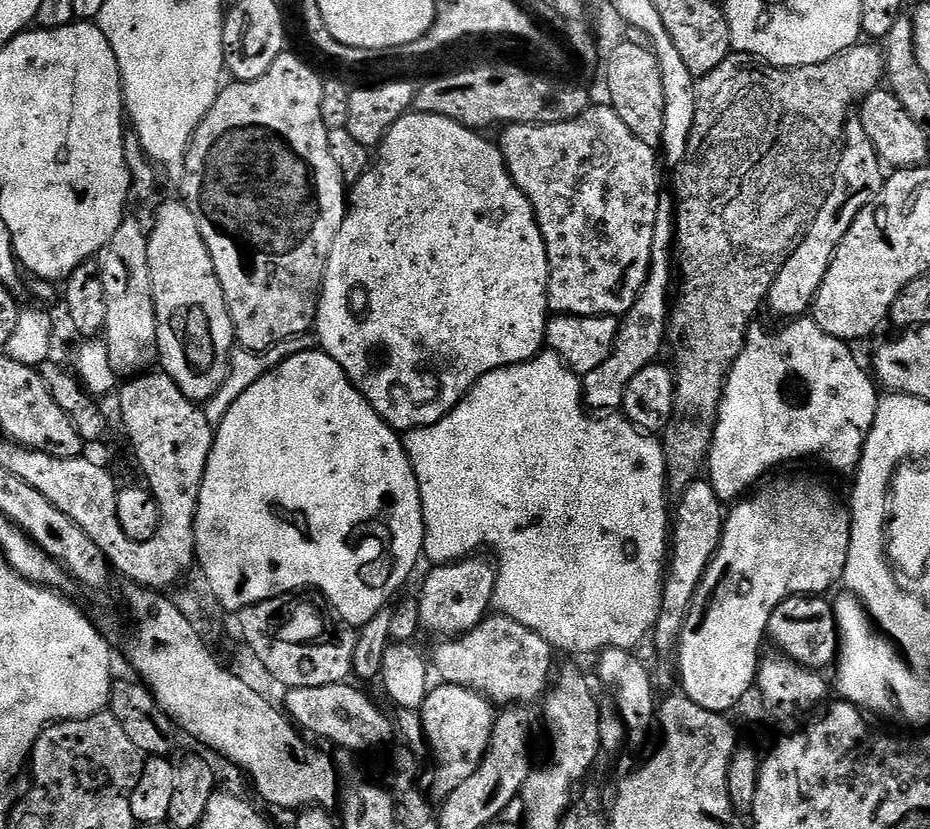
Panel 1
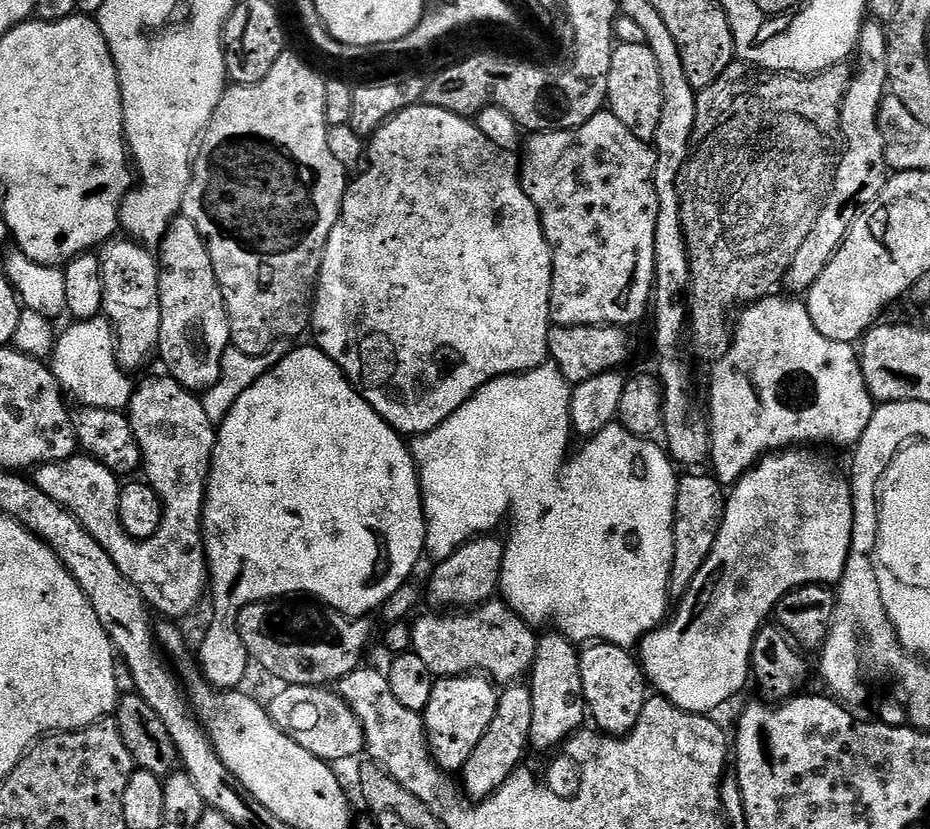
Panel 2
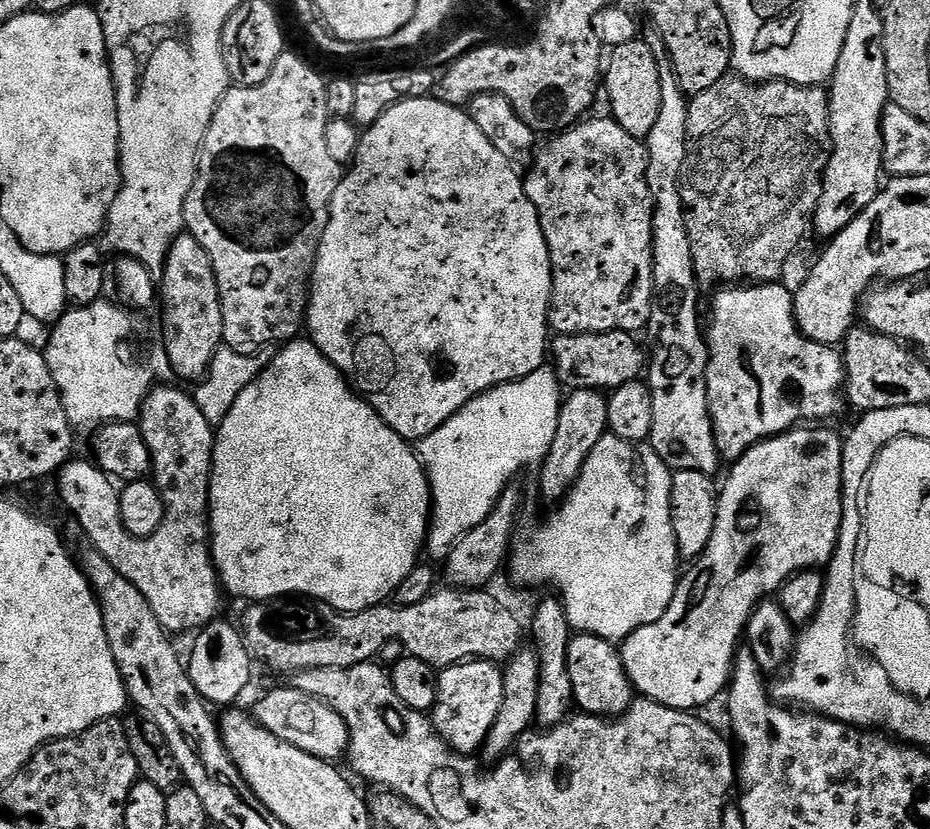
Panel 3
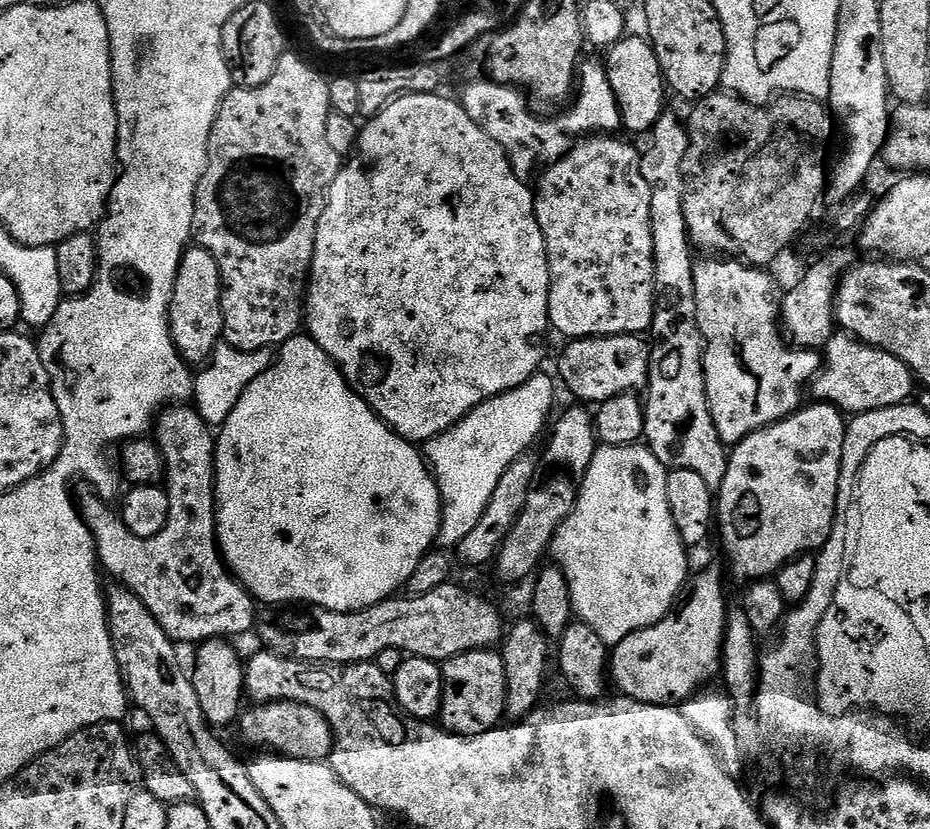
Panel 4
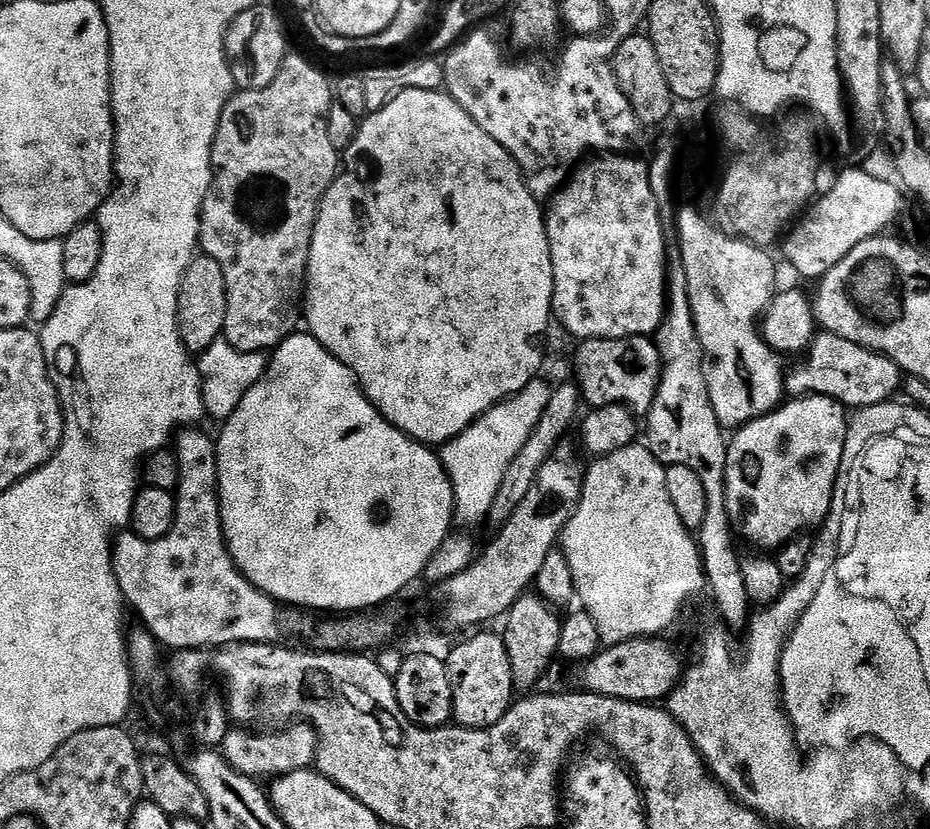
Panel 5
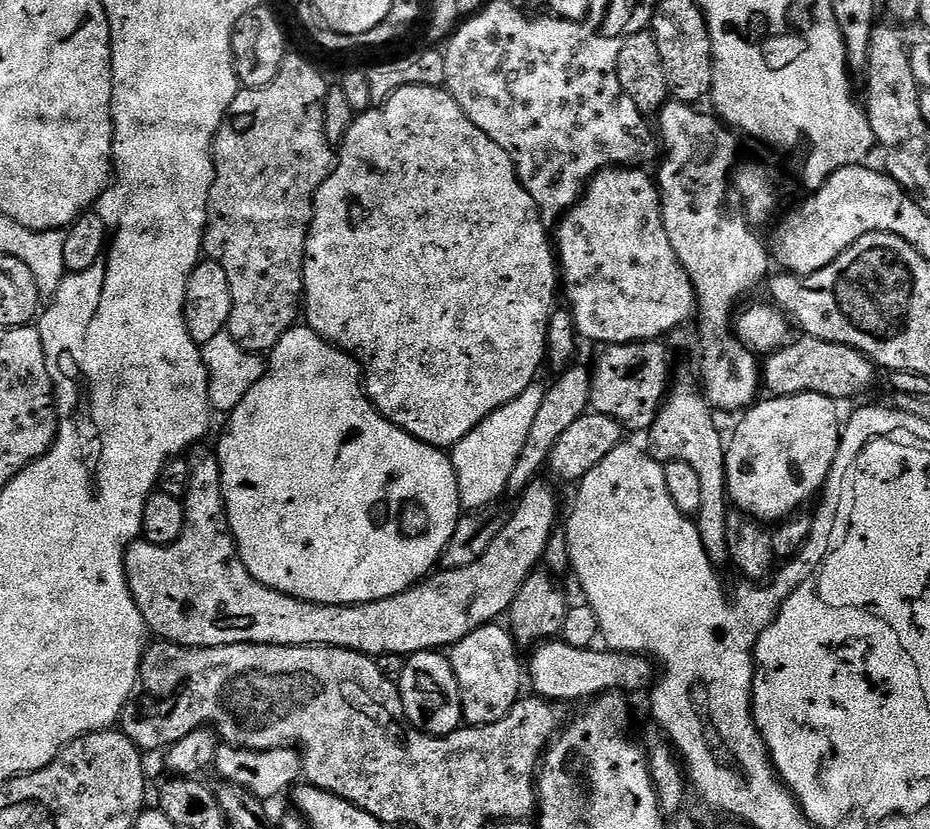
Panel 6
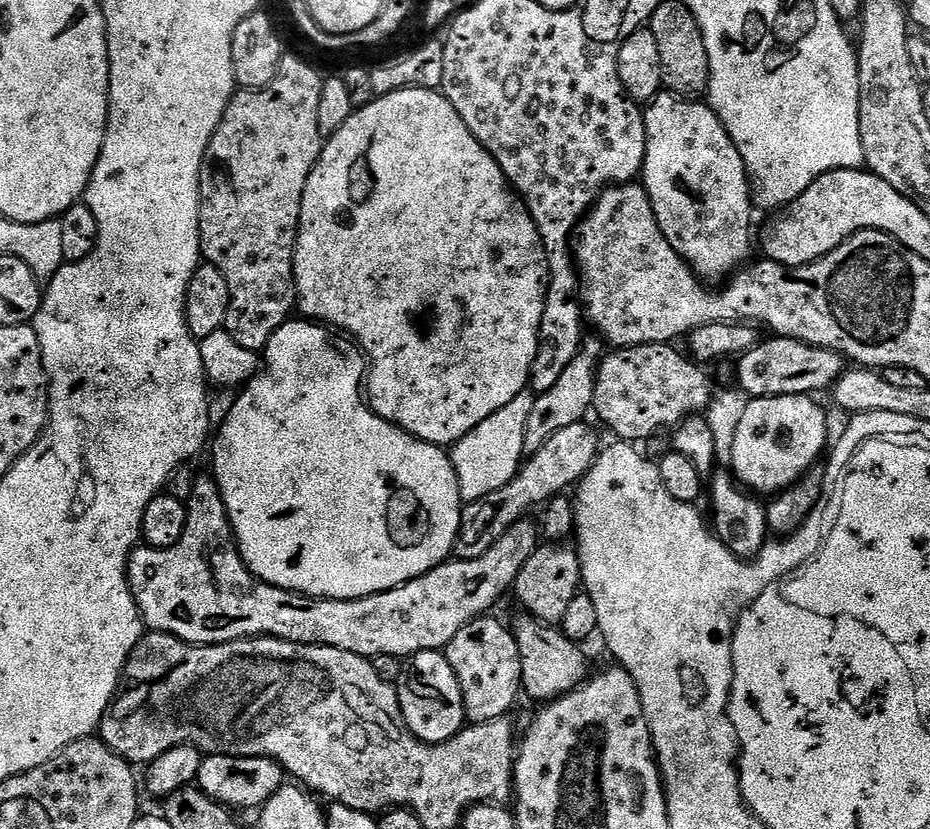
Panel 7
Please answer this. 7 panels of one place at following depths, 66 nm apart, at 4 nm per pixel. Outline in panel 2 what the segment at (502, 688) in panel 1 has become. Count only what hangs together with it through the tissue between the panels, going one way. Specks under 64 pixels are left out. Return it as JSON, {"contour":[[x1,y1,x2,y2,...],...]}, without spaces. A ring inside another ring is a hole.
{"contour":[[493,598,471,610,456,610,451,614,424,616,412,624,415,659,426,662,433,677,467,676,480,673,497,685,507,686,532,671,538,639,533,625,528,624,503,599]]}

